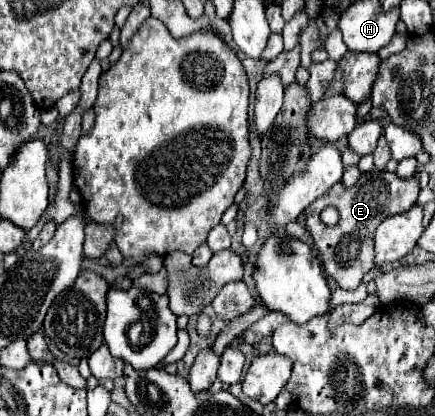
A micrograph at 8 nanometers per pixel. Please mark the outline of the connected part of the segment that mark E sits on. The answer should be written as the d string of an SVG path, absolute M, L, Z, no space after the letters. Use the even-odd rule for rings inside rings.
M370 171L370 173L362 173L360 179L356 181L356 185L352 187L346 187L342 181L338 181L334 185L334 189L330 189L330 193L326 193L326 197L320 197L318 201L314 201L314 205L310 205L310 209L306 209L306 225L312 233L312 239L314 239L314 245L318 247L320 251L320 257L322 257L322 265L324 265L324 271L338 283L338 287L342 289L350 289L352 285L352 279L350 279L350 269L352 269L352 275L360 281L362 275L356 275L360 271L360 261L354 263L354 253L356 253L356 245L366 245L370 247L374 243L374 233L376 233L376 227L386 219L386 217L394 217L396 213L406 213L410 209L410 201L416 201L418 197L418 179L416 177L410 177L410 179L400 179L398 175L394 173L388 173L388 171ZM326 207L338 207L340 211L340 221L332 227L324 225L322 219L320 219L320 213L322 209Z

